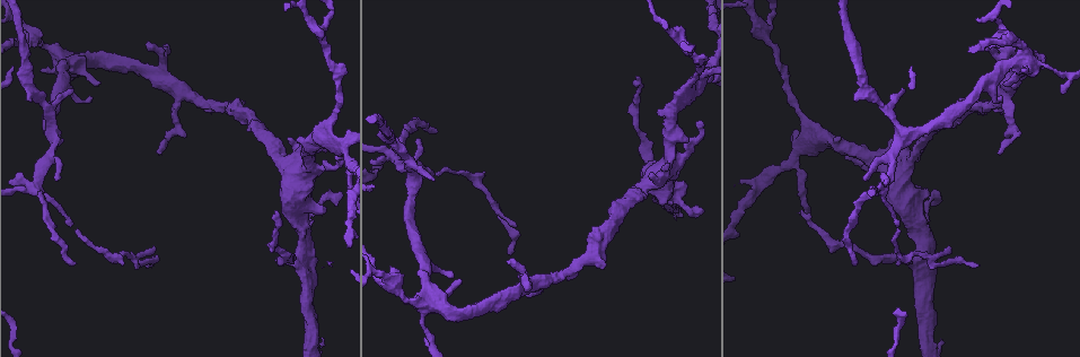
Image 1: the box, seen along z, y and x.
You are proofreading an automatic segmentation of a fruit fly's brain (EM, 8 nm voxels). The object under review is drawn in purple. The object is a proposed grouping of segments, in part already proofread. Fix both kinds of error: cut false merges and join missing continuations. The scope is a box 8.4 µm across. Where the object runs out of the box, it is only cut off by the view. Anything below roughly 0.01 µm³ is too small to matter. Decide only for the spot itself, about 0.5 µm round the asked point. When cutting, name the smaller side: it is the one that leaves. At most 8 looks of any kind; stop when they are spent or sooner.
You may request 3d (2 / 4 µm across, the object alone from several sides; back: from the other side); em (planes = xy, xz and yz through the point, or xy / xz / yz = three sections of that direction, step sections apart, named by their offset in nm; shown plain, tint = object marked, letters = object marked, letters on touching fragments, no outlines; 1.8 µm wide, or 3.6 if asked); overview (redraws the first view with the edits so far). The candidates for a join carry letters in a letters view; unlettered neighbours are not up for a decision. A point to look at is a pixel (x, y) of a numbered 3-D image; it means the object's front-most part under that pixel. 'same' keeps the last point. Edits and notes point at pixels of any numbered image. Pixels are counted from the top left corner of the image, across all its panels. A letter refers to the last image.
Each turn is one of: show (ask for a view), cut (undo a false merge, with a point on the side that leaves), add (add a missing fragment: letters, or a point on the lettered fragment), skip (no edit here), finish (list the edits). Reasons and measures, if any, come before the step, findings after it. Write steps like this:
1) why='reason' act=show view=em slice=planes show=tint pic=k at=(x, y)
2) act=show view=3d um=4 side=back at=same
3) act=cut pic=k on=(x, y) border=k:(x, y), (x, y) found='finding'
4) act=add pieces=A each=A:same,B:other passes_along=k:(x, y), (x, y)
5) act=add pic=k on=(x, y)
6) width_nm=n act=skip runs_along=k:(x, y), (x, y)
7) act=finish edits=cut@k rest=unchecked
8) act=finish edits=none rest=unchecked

why='abrupt turn' act=show view=3d um=2 side=back pic=1 at=(396, 159)

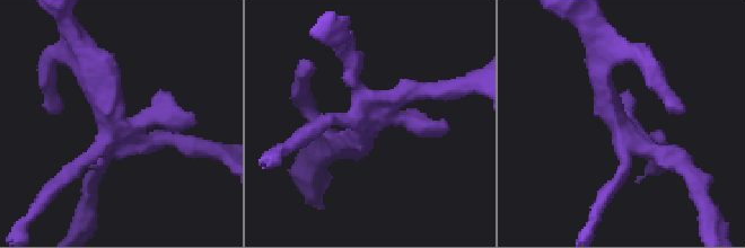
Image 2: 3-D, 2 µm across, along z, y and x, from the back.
act=show view=em slice=xy step=4 show=letters pic=2 at=(113, 125)

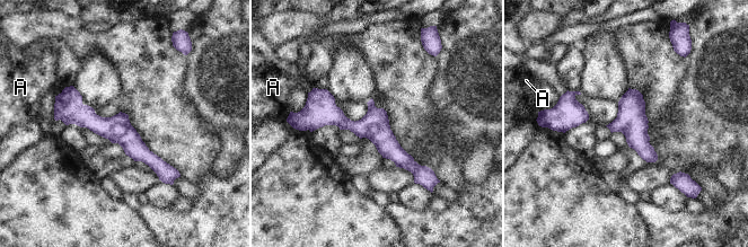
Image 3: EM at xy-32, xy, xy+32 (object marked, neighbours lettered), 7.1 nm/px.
width_nm=200 act=skip each=A:other border=3:(67, 86), (54, 96) found='one cell here'

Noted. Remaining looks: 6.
act=show view=em slice=yz step=16 show=tint pic=1 at=(73, 263)

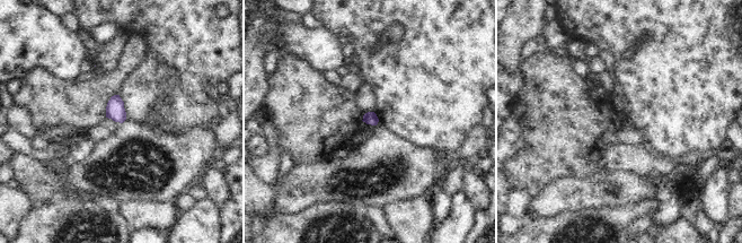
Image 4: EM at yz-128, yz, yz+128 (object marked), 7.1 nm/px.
act=show view=em slice=planes show=letters at=same

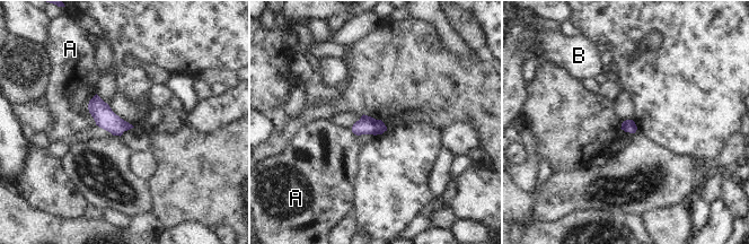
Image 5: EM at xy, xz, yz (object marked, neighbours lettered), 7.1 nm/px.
act=skip each=A:other,B:other border=5:(96, 94), (88, 104), (95, 123) found='none of them fits'

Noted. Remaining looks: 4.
why='an open end' act=show view=em um=3.6 slice=yz step=8 show=tint pic=1 at=(158, 155)

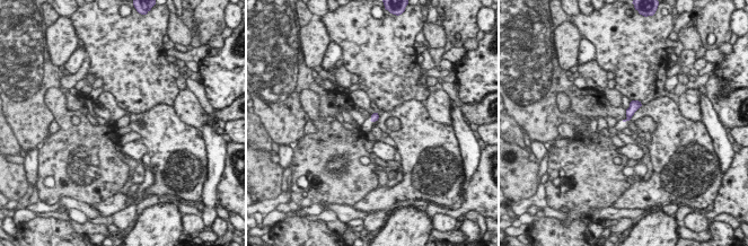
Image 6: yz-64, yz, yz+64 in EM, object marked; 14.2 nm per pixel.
why='cut it another way' act=show view=em um=3.6 slice=planes show=letters at=same

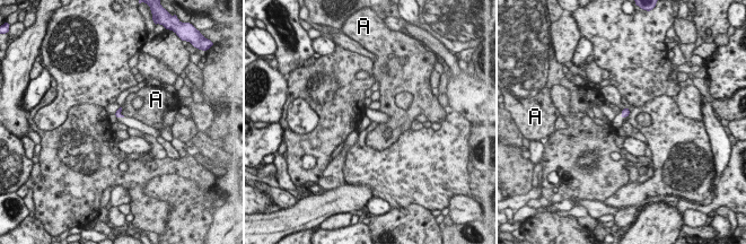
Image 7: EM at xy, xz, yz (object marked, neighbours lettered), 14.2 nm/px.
act=skip each=A:other border=7:(121, 106), (121, 114) found='none of them fits'

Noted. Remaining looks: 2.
act=finish edits=none rest=unchecked

